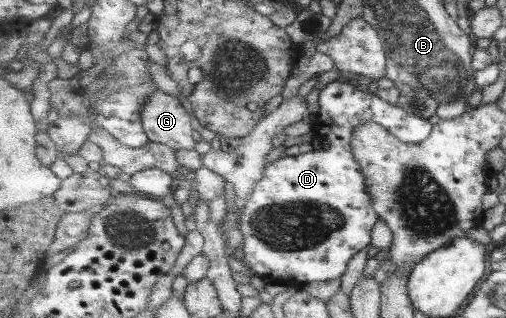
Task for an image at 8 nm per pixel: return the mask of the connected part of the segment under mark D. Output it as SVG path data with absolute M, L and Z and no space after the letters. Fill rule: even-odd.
M334 80L322 91L320 121L317 136L329 141L326 150L312 150L296 156L284 156L267 165L264 178L256 184L254 193L242 209L239 229L245 235L242 245L245 263L267 284L313 284L340 279L352 257L371 245L374 226L381 220L366 187L366 175L356 159L353 146L355 127L373 121L382 124L400 141L420 143L432 132L428 119L408 113L403 107L384 101L377 93L360 91L356 86Z

